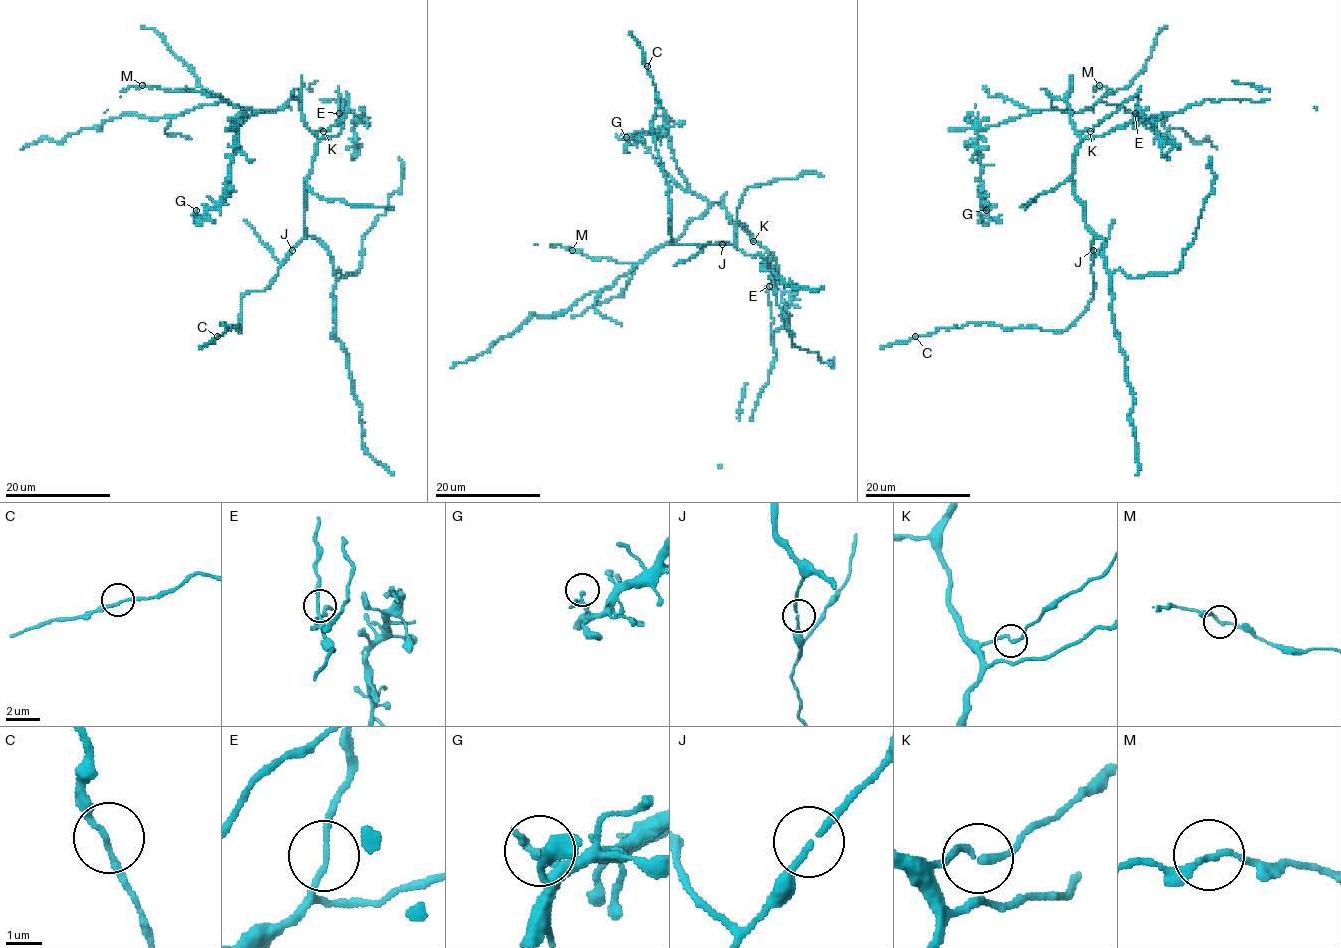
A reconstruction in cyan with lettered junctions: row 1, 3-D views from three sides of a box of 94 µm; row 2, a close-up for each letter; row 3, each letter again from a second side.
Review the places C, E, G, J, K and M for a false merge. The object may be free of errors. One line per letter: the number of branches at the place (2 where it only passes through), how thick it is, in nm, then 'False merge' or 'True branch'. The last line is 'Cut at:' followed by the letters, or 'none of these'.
C: Branches: 2. Thickness 150 nm. True branch
E: Branches: 2. Thickness 160 nm. True branch
G: Branches: 2. Thickness 170 nm. True branch
J: Branches: 2. Thickness 170 nm. True branch
K: Branches: 2. Thickness 170 nm. True branch
M: Branches: 2. Thickness 160 nm. True branch
Cut at: none of these

